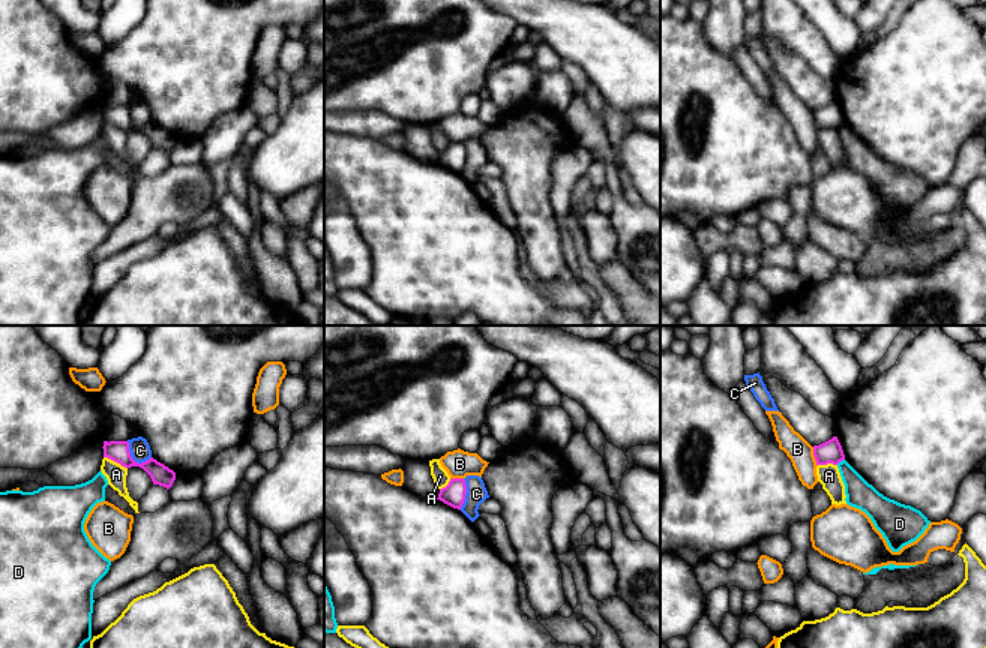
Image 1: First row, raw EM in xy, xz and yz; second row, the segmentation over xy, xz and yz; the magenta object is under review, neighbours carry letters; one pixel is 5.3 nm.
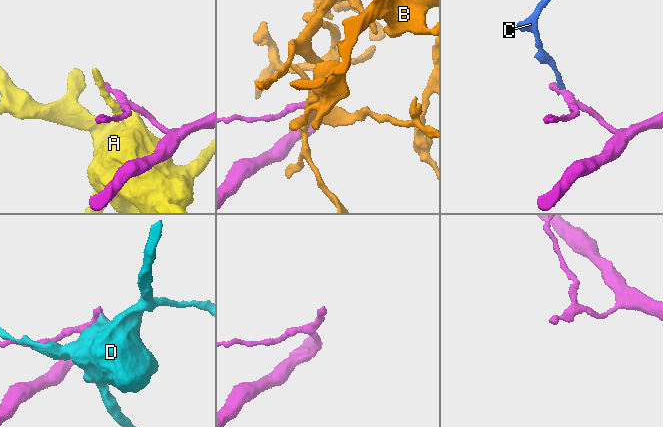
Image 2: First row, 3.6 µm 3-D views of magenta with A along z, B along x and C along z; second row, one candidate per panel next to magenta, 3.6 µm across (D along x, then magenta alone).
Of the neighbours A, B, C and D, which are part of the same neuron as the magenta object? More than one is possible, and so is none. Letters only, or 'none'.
none

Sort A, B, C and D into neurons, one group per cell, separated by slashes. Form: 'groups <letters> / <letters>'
groups A / B / C / D

